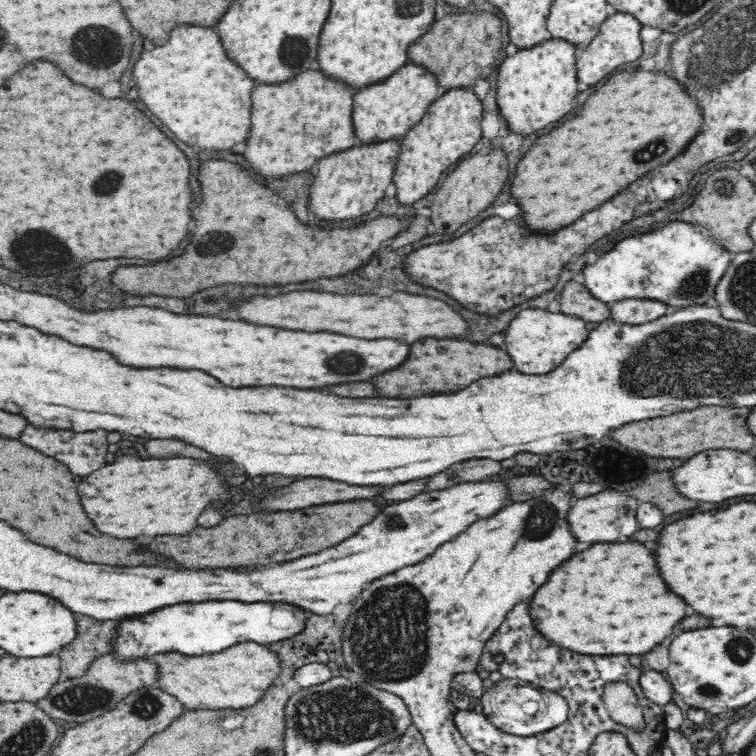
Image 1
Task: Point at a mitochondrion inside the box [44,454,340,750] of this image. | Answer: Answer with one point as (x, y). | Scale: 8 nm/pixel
(85, 700)

